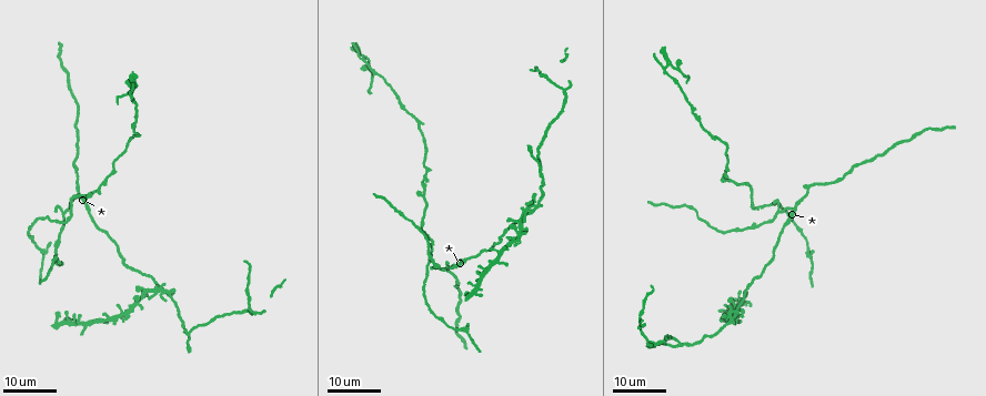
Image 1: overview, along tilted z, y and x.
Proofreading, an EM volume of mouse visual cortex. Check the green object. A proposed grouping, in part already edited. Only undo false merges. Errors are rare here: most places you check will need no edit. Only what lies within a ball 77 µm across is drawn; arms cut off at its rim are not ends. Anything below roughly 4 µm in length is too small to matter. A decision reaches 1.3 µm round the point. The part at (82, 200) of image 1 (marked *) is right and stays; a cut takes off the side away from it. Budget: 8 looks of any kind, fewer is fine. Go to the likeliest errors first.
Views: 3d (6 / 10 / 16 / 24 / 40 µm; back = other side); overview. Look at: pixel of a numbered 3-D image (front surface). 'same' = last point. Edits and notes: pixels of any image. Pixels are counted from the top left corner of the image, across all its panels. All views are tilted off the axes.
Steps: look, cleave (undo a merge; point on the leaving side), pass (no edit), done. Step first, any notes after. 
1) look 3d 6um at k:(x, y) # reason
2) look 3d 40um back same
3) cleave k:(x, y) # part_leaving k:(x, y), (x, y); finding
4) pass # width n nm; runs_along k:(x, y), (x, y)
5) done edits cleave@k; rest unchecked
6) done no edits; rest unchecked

look 3d 24um at 1:(188, 331) # arms part here

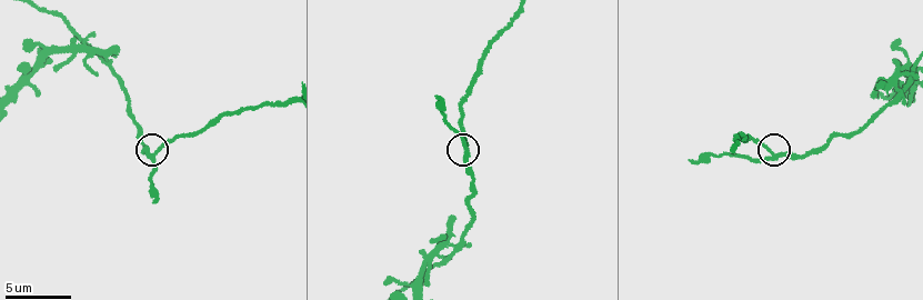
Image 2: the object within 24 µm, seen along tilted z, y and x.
look 3d 6um at 2:(772, 155)

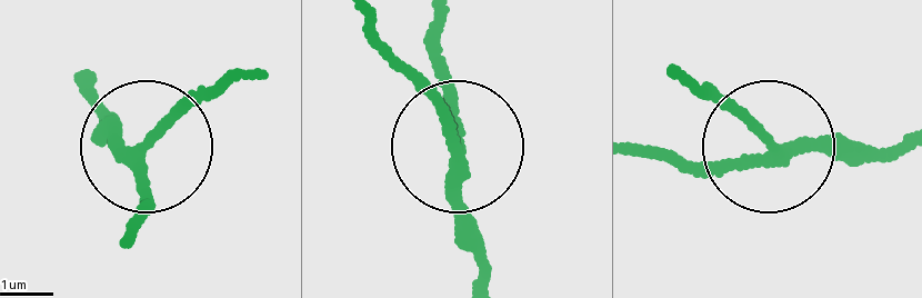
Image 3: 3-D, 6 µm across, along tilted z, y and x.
pass # width 200 nm; runs_along 3:(477, 278), (480, 236), (451, 132), (407, 78); continuous, no second neuron

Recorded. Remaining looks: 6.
look 3d 24um at 1:(61, 215) # a fork

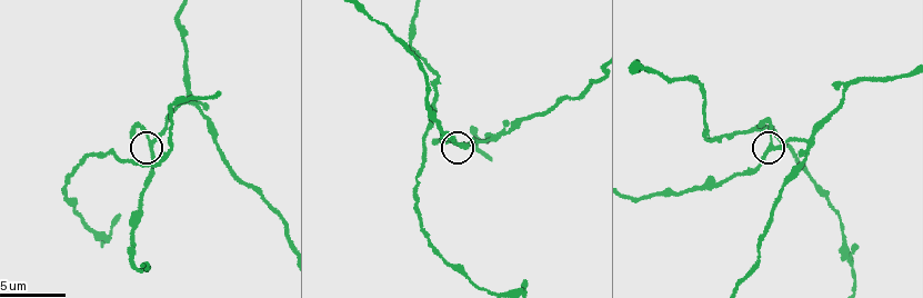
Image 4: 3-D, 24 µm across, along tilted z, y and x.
look 3d 10um at 4:(151, 141)

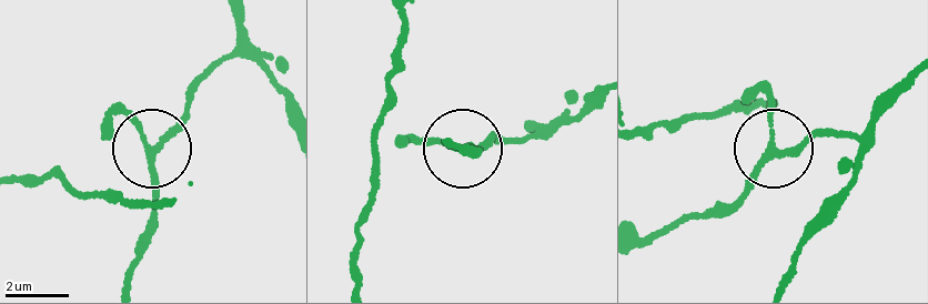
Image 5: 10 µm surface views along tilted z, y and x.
pass # side_arm 32 um; arms 3; all the same neuron

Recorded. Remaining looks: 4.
look 3d 16um at 2:(82, 50) # looks like a crossing

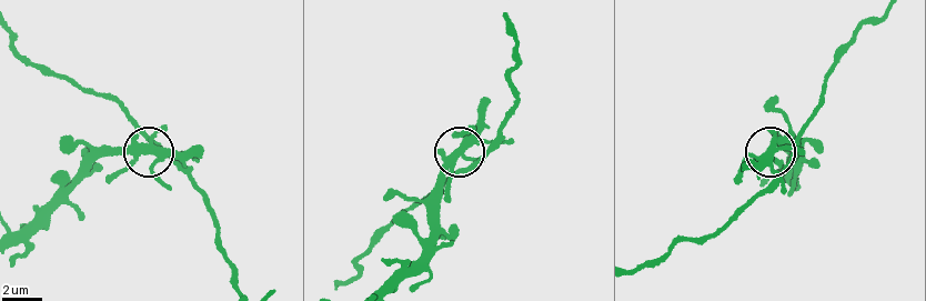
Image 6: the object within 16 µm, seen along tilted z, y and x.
pass # runs_along 6:(11, 33), (34, 63), (111, 101), (152, 142), (92, 144); all the same neuron

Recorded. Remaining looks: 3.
look 3d 16um at 4:(495, 134) # a fork

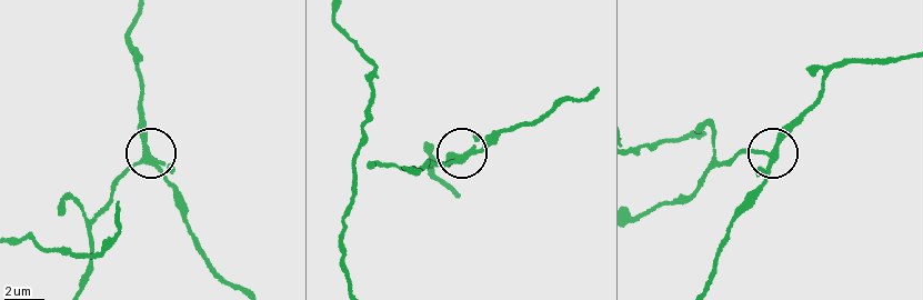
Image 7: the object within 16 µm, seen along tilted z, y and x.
pass # side_arm 40 um; runs_along 7:(161, 172), (138, 104); one neuron here

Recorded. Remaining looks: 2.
done no edits; rest unchecked

